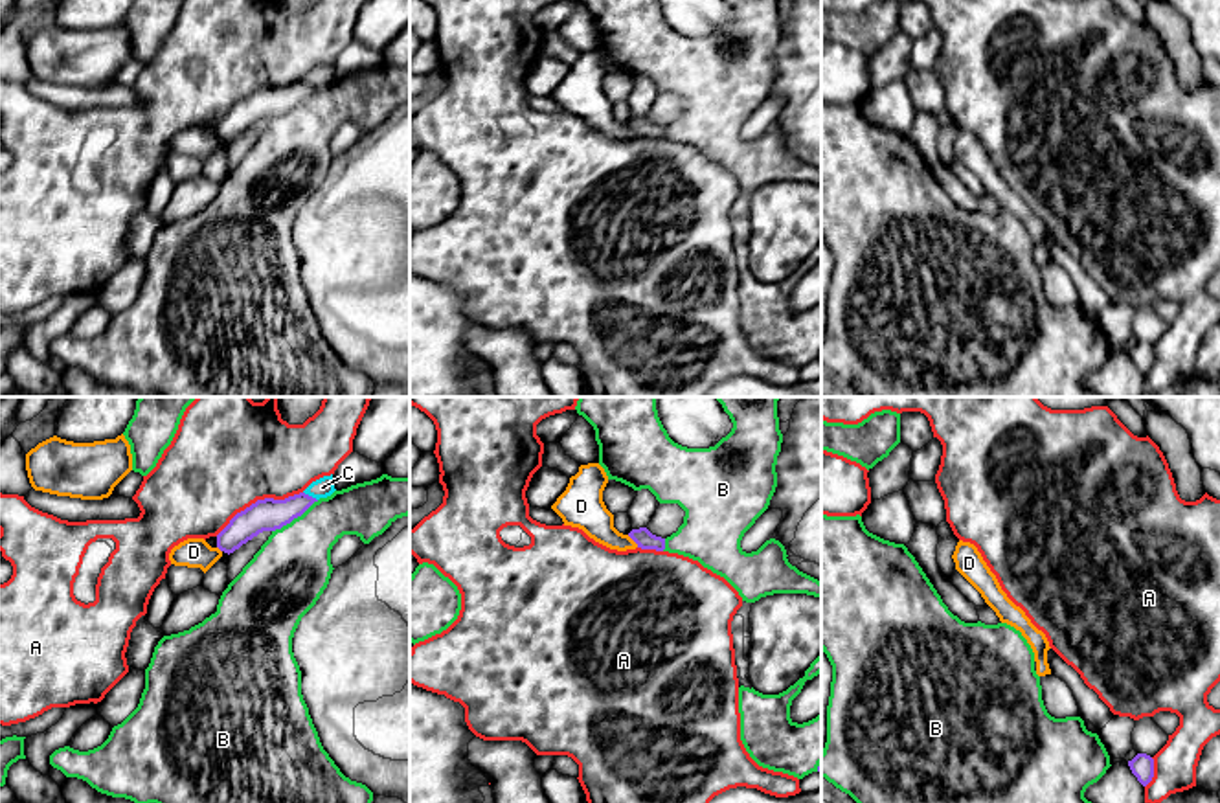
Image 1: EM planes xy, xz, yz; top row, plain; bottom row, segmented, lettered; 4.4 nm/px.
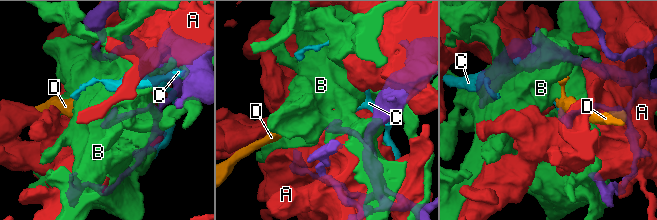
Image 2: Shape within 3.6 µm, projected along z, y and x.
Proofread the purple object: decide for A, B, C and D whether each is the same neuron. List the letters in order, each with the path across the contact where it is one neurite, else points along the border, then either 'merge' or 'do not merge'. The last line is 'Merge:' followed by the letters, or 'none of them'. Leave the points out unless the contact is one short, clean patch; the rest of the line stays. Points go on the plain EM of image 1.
A: do not merge
B: do not merge
C: do not merge
D: border along xz (627, 124), (638, 135); do not merge
Merge: none of them

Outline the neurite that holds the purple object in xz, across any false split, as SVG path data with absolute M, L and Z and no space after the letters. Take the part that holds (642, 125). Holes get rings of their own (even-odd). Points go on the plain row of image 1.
M647 116L632 118L628 125L638 132L641 138L665 138L665 127L652 123Z

